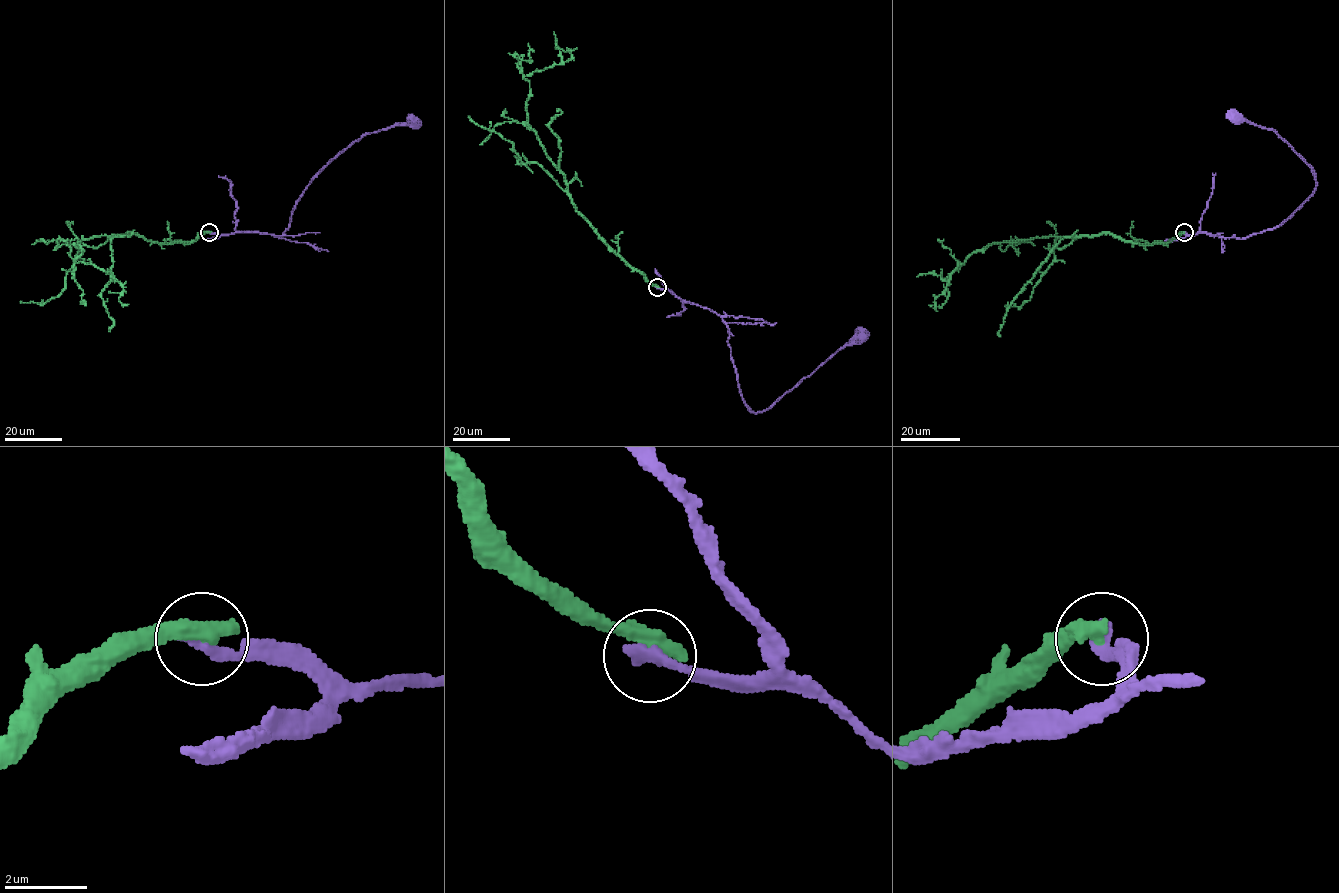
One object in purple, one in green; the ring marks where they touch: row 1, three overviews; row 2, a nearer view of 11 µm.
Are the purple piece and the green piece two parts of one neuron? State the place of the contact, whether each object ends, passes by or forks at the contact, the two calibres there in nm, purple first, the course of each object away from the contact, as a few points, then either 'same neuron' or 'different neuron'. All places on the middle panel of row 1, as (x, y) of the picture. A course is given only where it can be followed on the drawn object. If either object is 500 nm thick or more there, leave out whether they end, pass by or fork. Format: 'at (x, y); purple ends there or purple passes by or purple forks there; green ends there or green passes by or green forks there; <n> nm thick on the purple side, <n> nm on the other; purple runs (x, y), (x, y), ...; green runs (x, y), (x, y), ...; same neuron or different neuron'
at (657, 287); 400 nm thick on the purple side, 500 nm on the other; purple runs (657, 287), (722, 317), (729, 332), (740, 393), (753, 412), (769, 409), (839, 350), (862, 337); green runs (657, 287), (576, 209), (528, 122), (523, 77), (566, 62), (566, 49), (576, 47); different neuron

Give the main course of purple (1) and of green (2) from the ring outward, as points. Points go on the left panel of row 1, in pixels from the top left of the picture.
1: (209, 232), (228, 235), (249, 231), (280, 238), (289, 226), (295, 203), (333, 159), (366, 134), (414, 121)
2: (209, 232), (188, 242), (134, 233), (80, 241), (77, 262), (110, 274), (128, 304)

